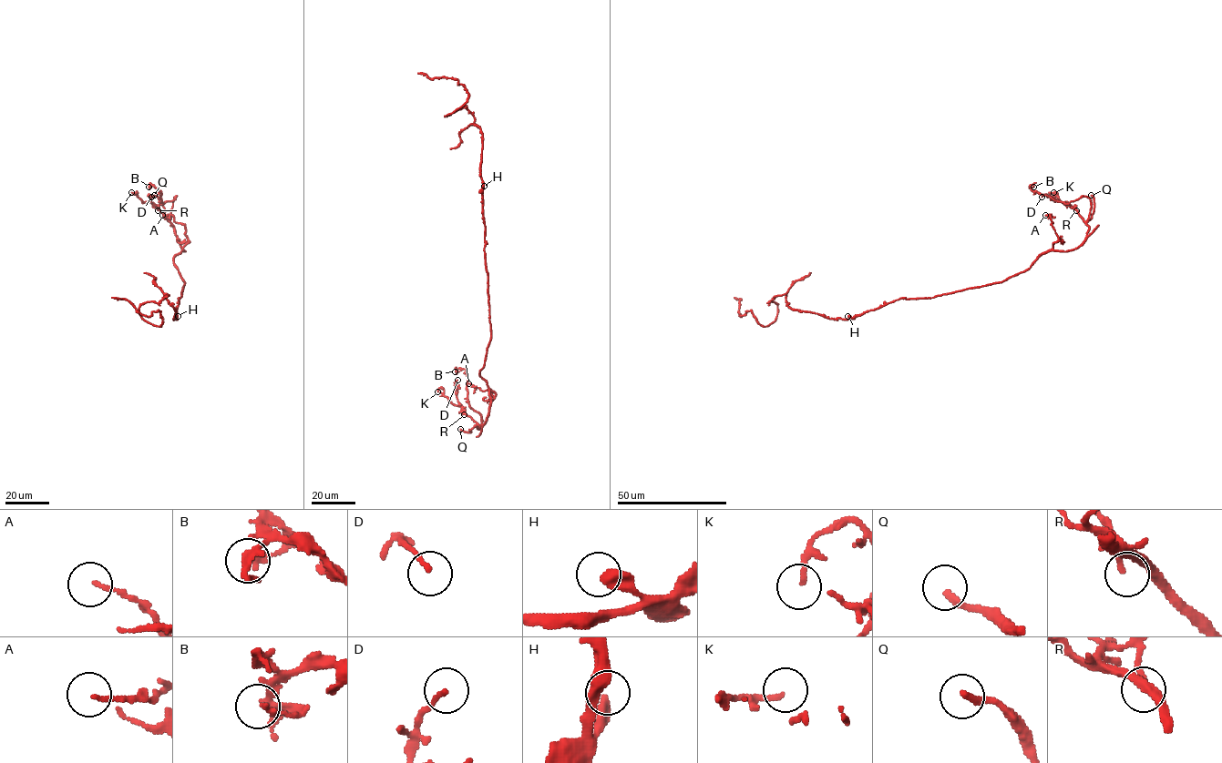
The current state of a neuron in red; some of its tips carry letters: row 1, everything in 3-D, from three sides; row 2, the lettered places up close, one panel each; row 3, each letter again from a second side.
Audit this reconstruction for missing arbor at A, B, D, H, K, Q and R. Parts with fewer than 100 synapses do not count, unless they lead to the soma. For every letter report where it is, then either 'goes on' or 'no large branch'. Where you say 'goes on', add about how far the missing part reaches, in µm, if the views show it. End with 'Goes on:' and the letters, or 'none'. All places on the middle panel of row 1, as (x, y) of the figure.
A: at (468, 383); no large branch
B: at (455, 371); no large branch
D: at (457, 380); no large branch
H: at (484, 186); no large branch
K: at (437, 391); no large branch
Q: at (460, 429); no large branch
R: at (464, 414); no large branch
Goes on: none

